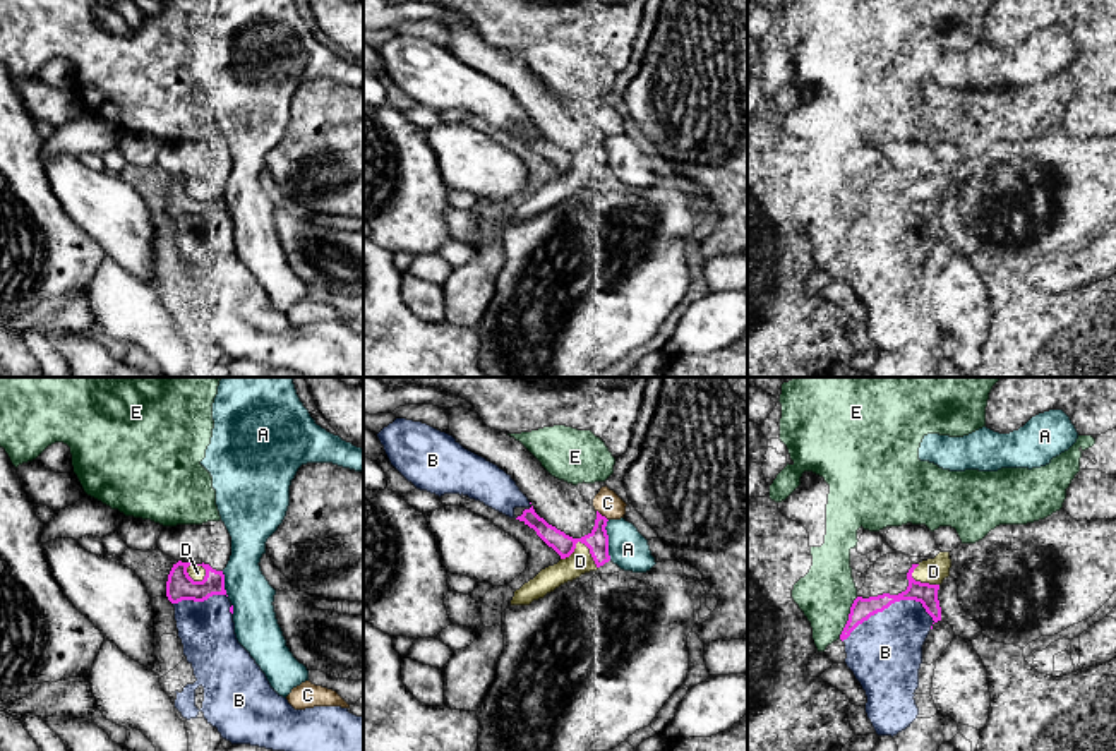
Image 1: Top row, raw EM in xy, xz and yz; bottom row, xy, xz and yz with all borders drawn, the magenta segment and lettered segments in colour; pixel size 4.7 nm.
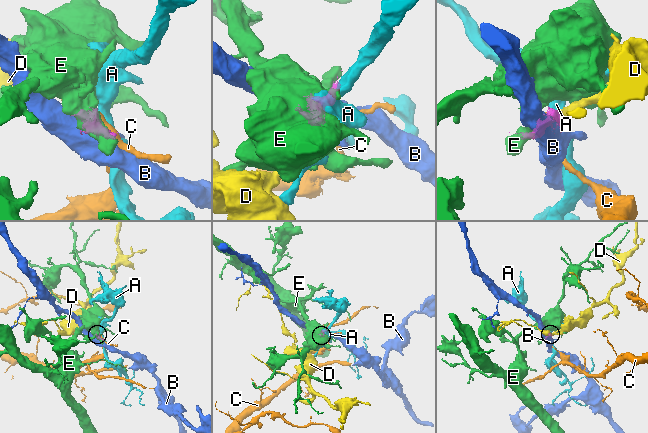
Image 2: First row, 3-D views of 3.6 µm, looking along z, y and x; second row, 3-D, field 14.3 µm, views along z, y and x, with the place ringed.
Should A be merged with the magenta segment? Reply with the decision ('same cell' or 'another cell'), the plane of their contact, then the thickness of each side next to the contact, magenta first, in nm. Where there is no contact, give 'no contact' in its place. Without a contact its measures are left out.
another cell; contact in xz; calibres 100 and 180 nm

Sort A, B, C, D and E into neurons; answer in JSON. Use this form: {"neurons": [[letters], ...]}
{"neurons": [["A"], ["B"], ["C"], ["D"], ["E"]]}

